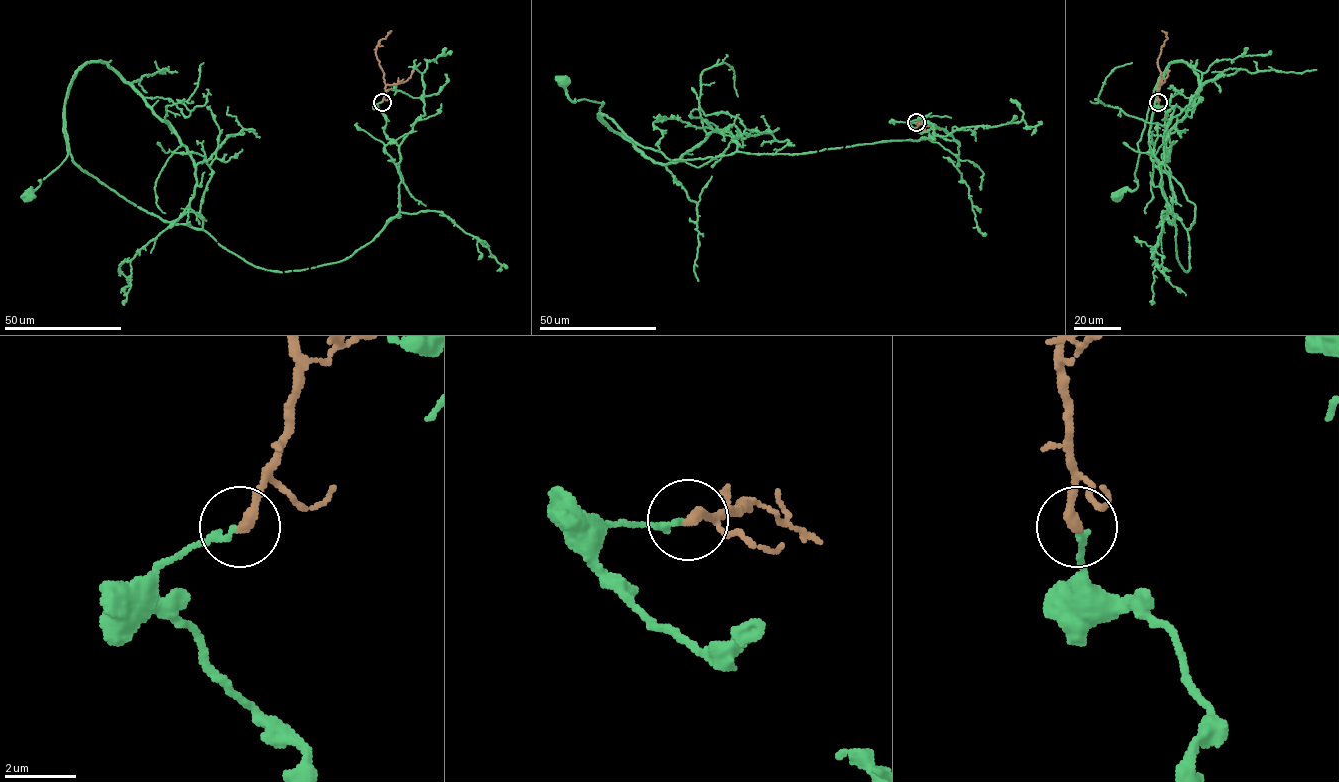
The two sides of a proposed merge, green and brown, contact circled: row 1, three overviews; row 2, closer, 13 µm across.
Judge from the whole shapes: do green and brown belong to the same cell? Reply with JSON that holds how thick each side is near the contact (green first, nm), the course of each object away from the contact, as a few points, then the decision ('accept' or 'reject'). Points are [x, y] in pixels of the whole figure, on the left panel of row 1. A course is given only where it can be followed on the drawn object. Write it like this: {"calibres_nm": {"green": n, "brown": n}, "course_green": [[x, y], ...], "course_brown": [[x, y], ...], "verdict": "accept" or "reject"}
{"calibres_nm": {"green": 190, "brown": 320}, "course_green": [[381, 101], [399, 211], [340, 261], [223, 247], [184, 213], [190, 153], [105, 62], [28, 195]], "course_brown": [[382, 101], [385, 83], [376, 47], [391, 31]], "verdict": "reject"}

